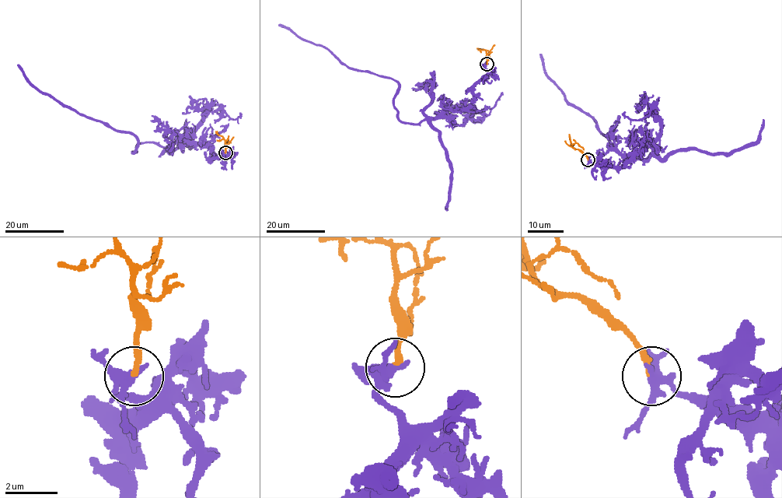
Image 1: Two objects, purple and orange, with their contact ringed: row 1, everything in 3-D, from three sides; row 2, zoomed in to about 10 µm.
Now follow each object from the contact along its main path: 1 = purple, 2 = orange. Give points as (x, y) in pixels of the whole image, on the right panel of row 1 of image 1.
1: (588, 159), (622, 166), (641, 144), (655, 153), (660, 148), (646, 158), (626, 159), (546, 75), (541, 54)
2: (588, 159), (571, 145), (577, 142), (584, 150)

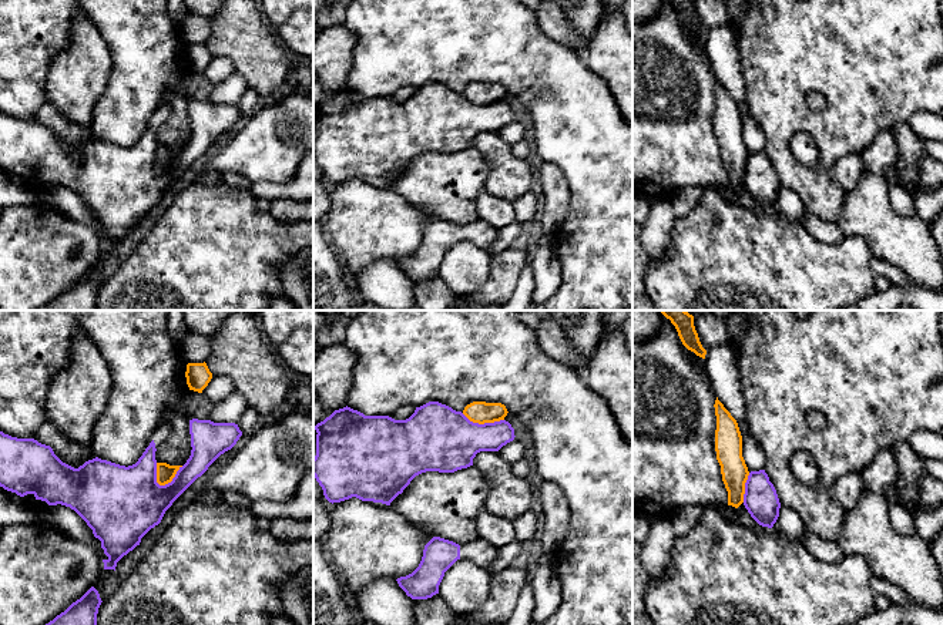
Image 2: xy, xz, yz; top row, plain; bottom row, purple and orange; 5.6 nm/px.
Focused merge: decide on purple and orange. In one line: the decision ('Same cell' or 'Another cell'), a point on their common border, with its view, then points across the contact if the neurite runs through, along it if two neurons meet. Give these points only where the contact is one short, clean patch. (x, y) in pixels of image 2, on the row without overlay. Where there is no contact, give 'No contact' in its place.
Another cell. Touches purple at xy (171, 163)

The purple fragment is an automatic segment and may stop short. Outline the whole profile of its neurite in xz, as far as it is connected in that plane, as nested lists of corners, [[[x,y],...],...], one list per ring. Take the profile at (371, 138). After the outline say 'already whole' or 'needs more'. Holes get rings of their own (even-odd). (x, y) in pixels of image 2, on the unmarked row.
[[[439,83],[416,88],[406,101],[389,97],[365,97],[350,88],[335,91],[316,111],[313,158],[329,184],[356,178],[390,187],[410,162],[426,152],[454,154],[473,147],[480,132],[499,132],[514,121],[514,110],[506,101],[473,104],[462,93]]] | already whole

